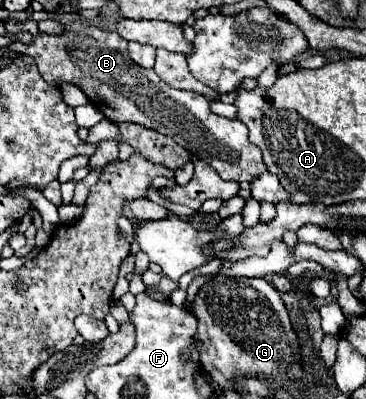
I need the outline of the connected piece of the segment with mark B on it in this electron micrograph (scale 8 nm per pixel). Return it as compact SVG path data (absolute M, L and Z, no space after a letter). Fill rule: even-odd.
M74 19L60 35L34 35L34 41L24 47L24 53L36 61L40 75L50 85L74 83L94 105L100 105L96 109L100 109L112 123L130 121L174 137L174 141L186 151L212 165L222 179L250 183L256 175L268 171L260 149L254 143L248 143L248 127L244 127L244 123L212 113L210 101L200 93L174 89L162 83L154 69L144 69L132 63L126 43L128 41L114 31L104 31L86 21Z

